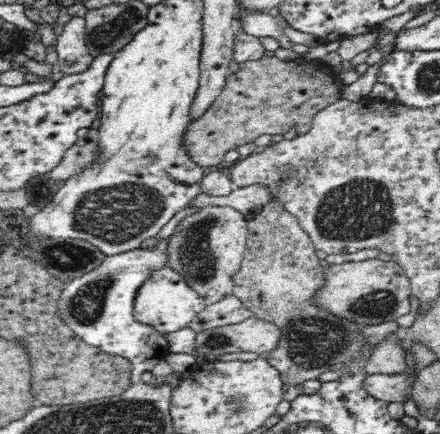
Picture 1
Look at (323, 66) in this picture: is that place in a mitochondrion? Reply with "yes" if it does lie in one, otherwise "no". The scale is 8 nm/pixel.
no

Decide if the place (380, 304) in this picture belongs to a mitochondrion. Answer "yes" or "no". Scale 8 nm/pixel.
yes

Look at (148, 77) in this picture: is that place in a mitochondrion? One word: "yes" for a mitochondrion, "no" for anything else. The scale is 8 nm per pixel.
no

